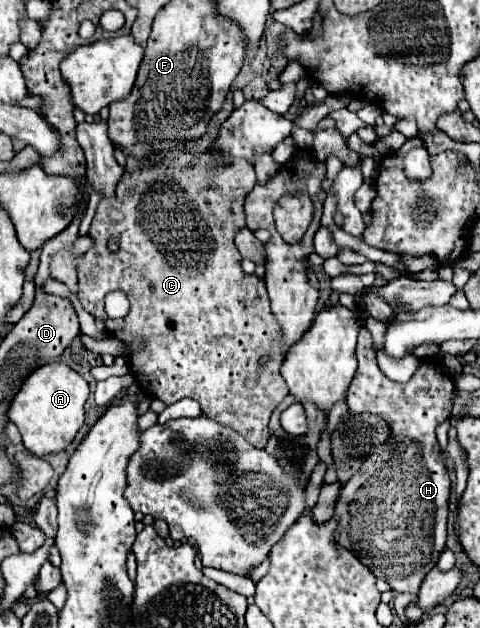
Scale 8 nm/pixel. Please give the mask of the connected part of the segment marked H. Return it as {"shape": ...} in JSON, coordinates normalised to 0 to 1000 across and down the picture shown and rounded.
{"shape":[[[752,519],[748,525],[748,548],[744,548],[744,570],[748,586],[731,605],[723,621],[723,643],[735,656],[773,656],[790,659],[815,682],[815,697],[806,701],[810,713],[781,717],[748,745],[740,758],[715,774],[698,825],[706,828],[702,838],[702,863],[727,876],[735,876],[752,895],[785,917],[810,927],[823,943],[852,943],[869,949],[873,930],[881,917],[910,898],[919,879],[927,876],[931,860],[931,822],[935,822],[935,790],[940,790],[940,761],[927,742],[927,729],[919,723],[915,704],[906,697],[906,682],[927,672],[931,659],[927,650],[940,640],[940,627],[948,621],[944,602],[923,583],[902,570],[877,570],[873,589],[848,611],[831,611],[810,605],[785,583],[781,583],[781,557],[773,529]]]}

